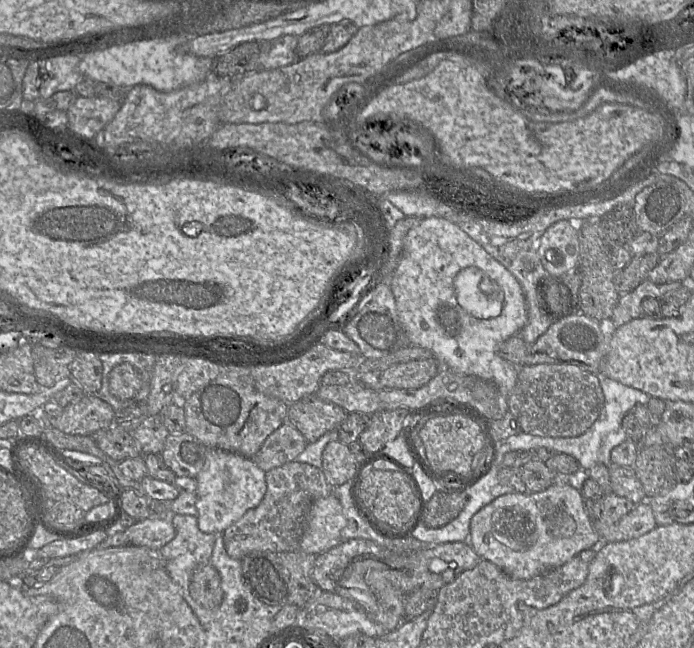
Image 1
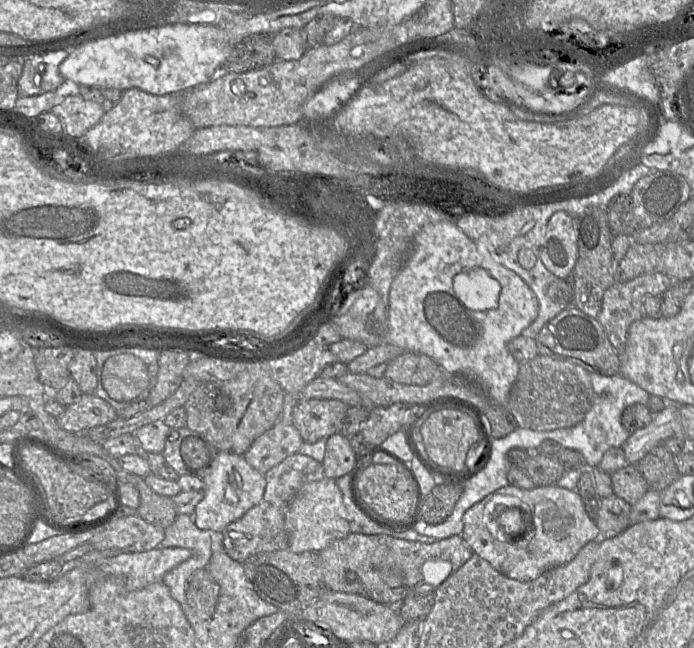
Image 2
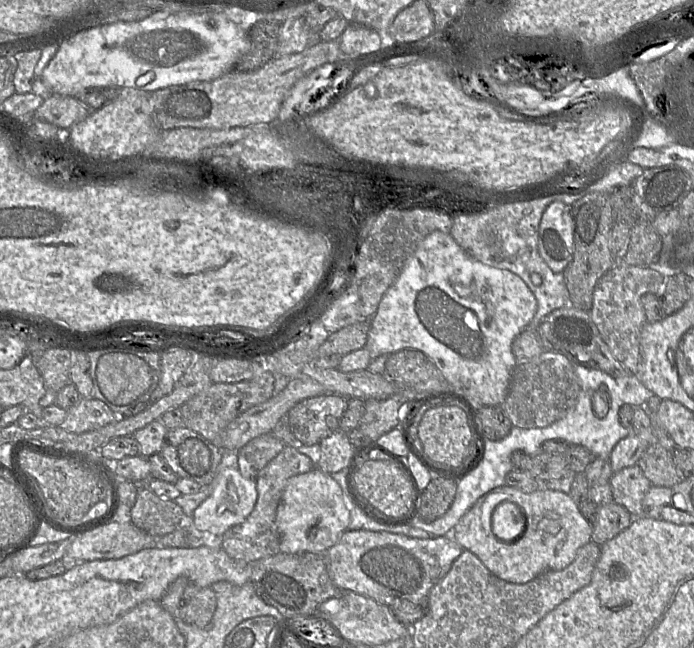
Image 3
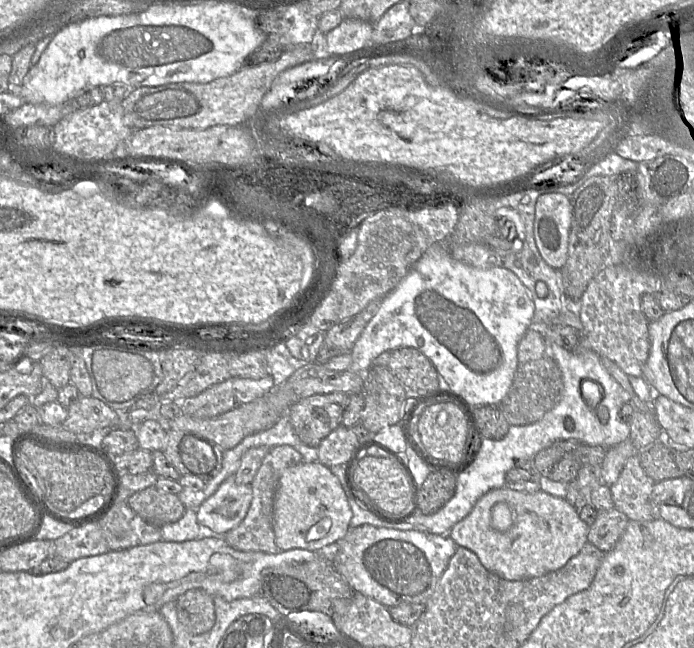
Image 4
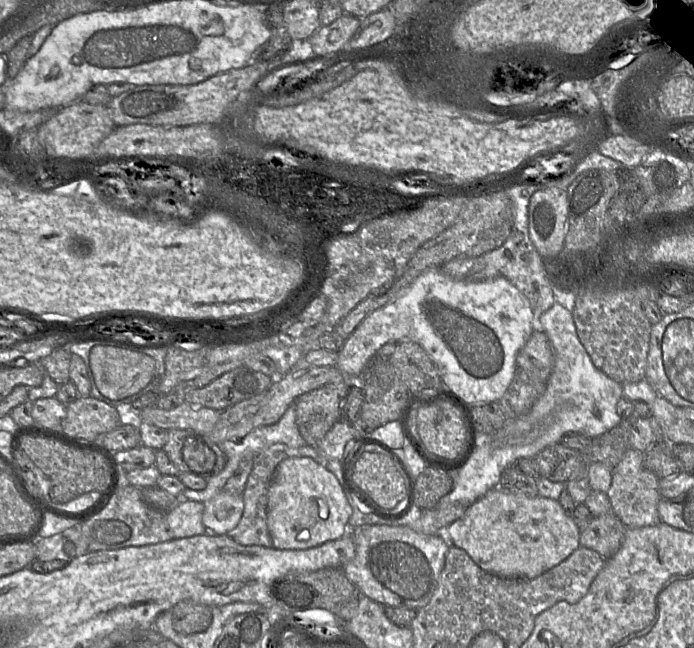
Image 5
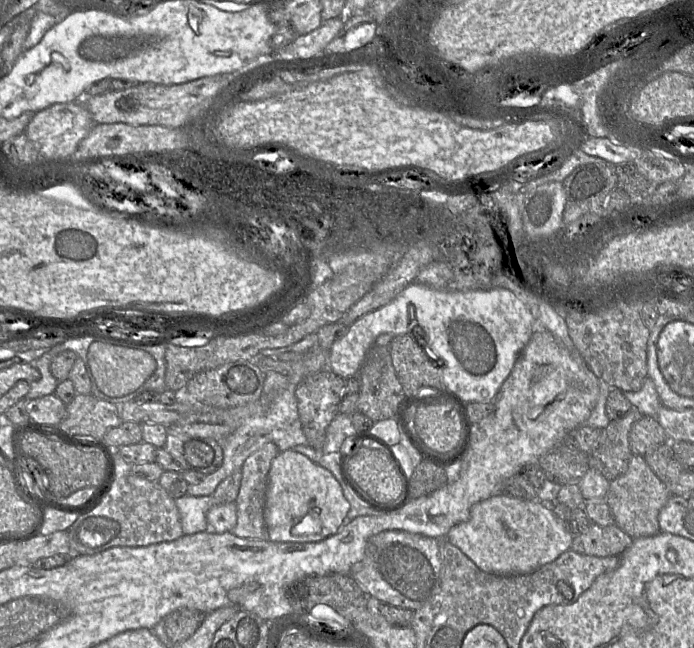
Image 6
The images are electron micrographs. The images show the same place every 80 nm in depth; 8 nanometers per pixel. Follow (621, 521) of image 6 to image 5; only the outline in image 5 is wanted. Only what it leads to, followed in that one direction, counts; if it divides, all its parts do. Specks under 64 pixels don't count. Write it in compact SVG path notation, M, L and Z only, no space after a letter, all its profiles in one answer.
M629 447L620 462L614 467L612 482L607 495L614 513L627 528L641 528L660 523L658 504L661 500L658 477L648 470L643 453Z

